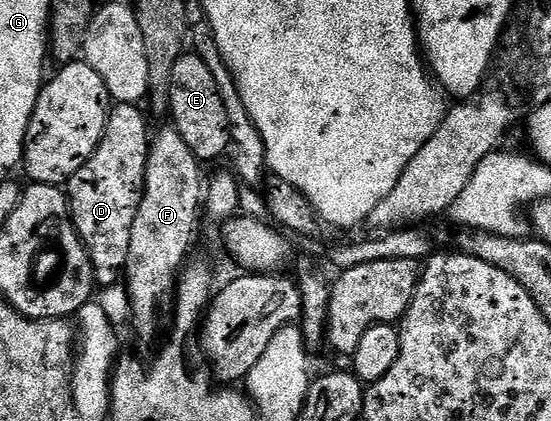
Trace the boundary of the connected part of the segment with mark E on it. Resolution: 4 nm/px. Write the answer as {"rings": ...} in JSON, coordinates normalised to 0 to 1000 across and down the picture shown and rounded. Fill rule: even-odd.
{"rings":[[[330,126],[318,145],[307,214],[307,273],[312,299],[321,304],[325,325],[339,335],[358,378],[394,378],[417,356],[412,266],[399,230],[399,207],[392,202],[385,169],[352,126]]]}

